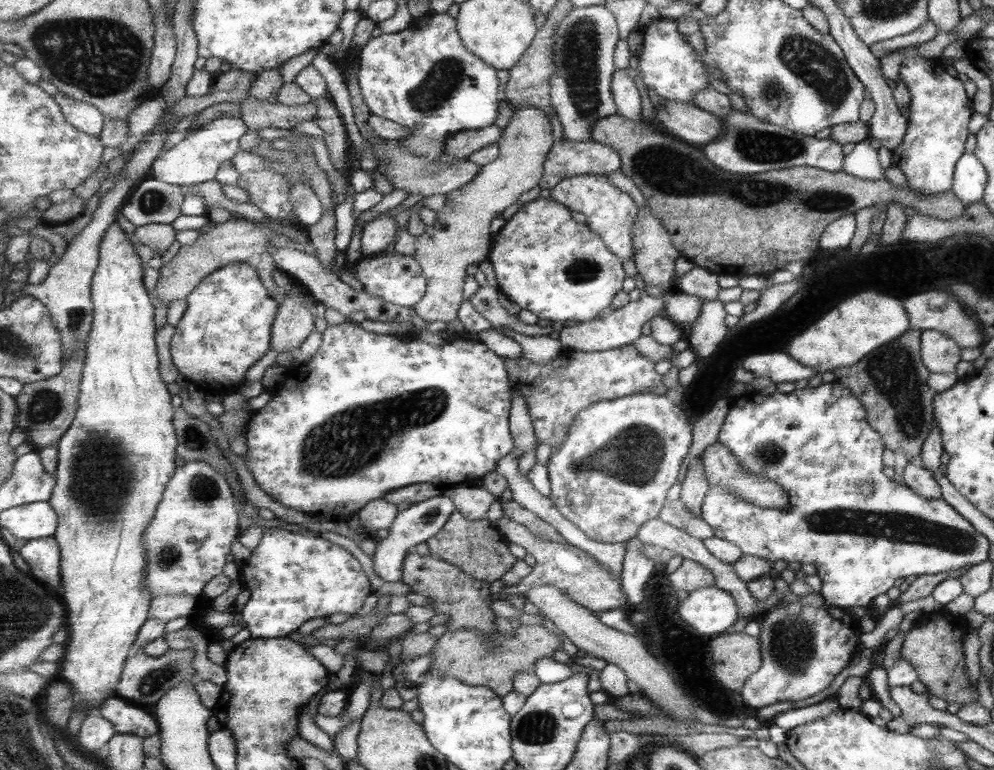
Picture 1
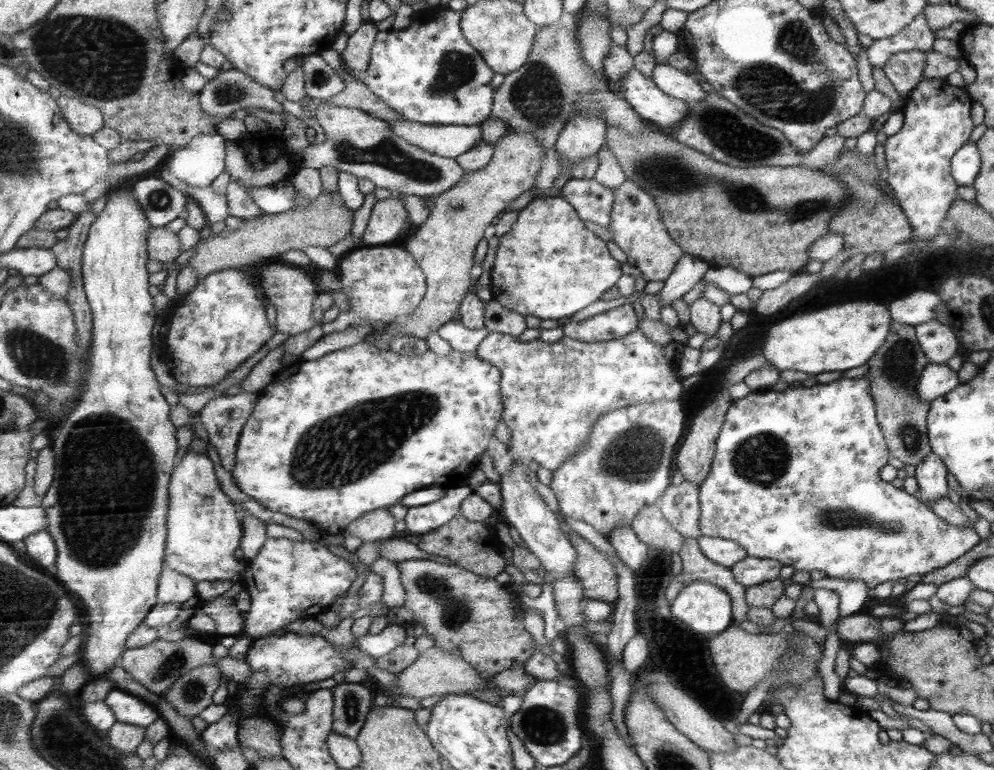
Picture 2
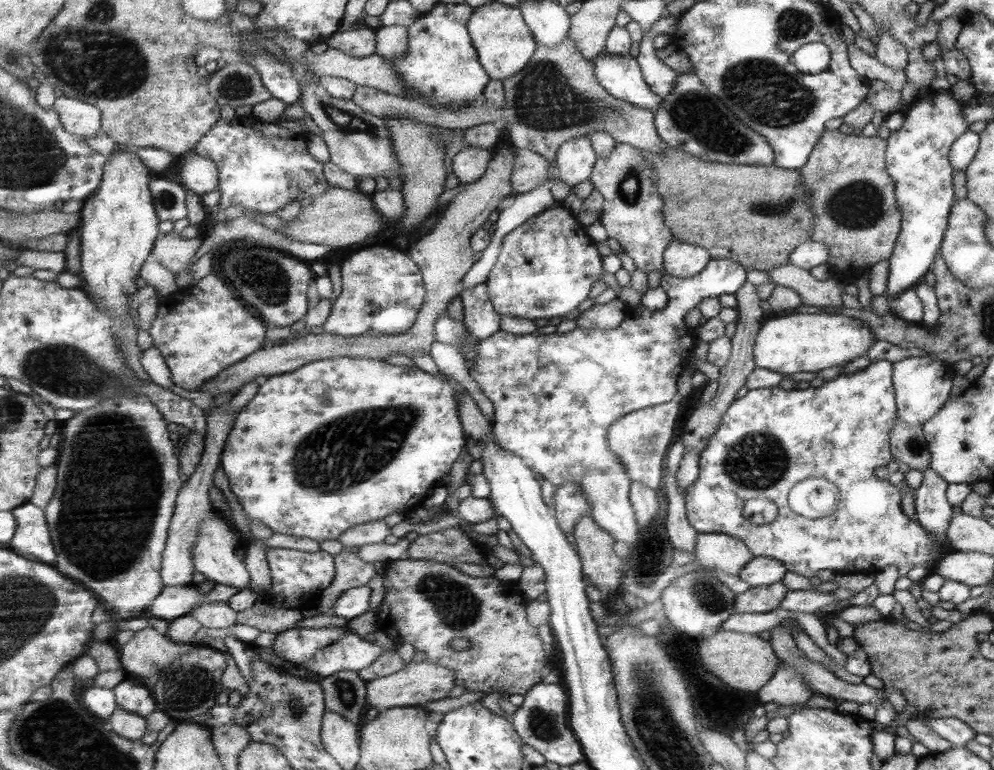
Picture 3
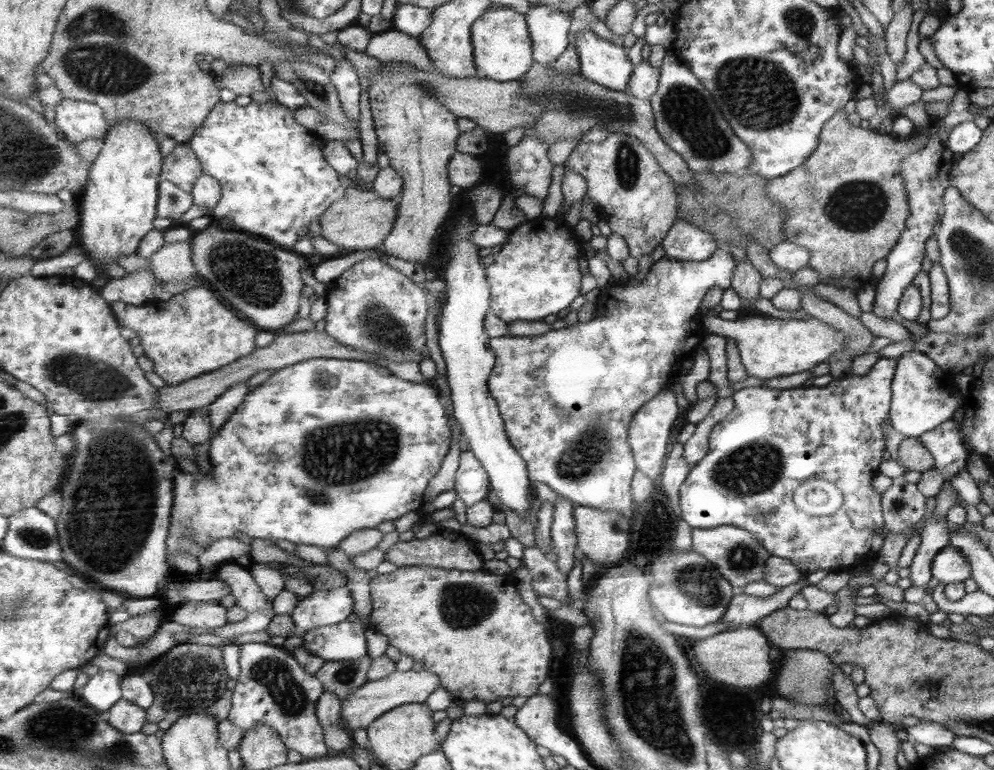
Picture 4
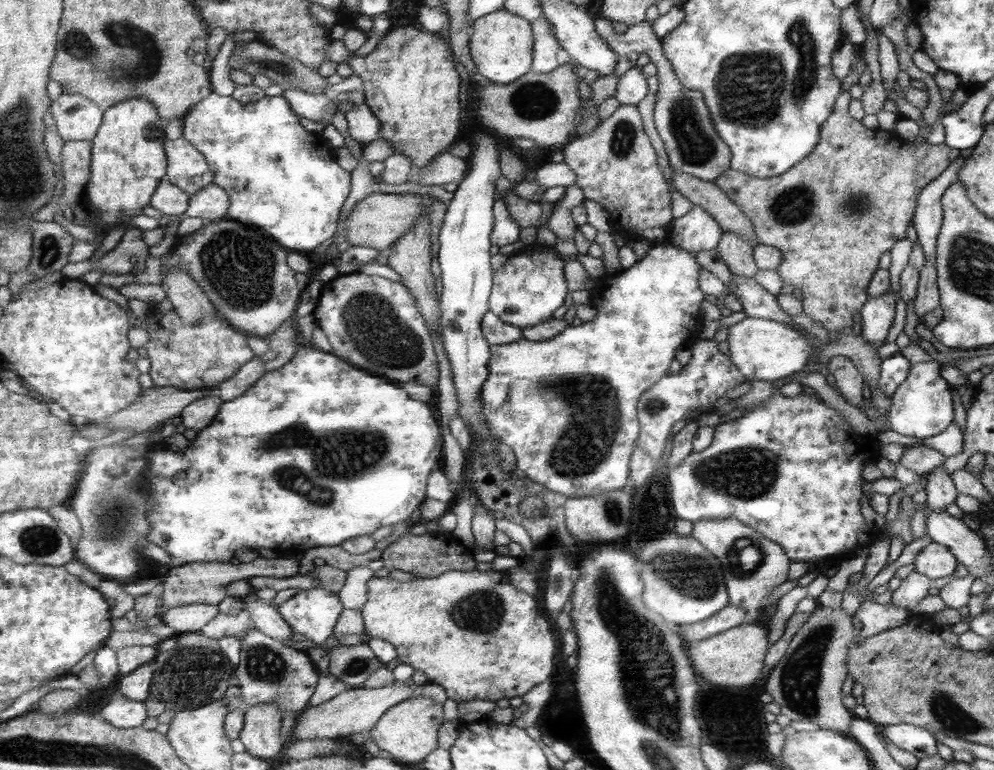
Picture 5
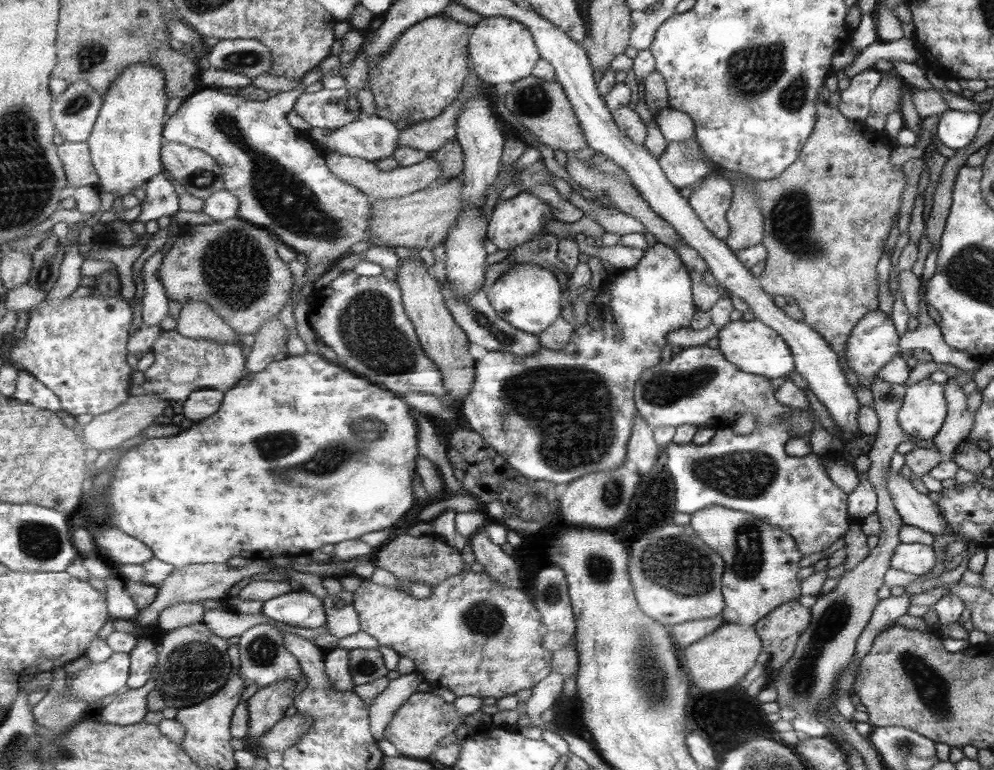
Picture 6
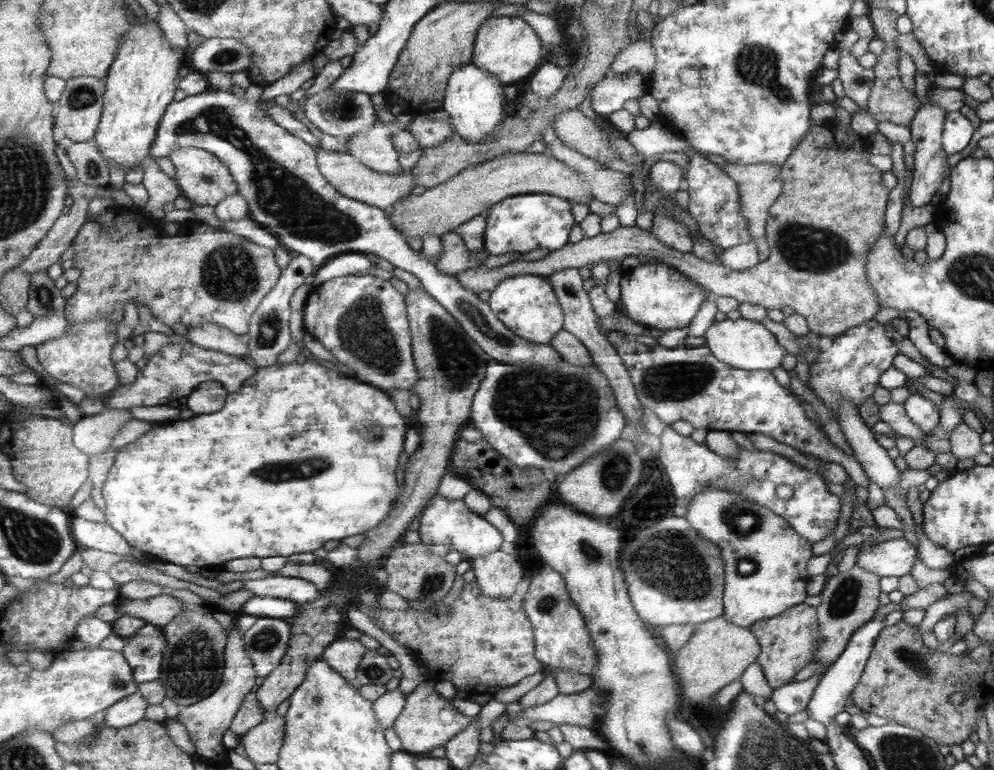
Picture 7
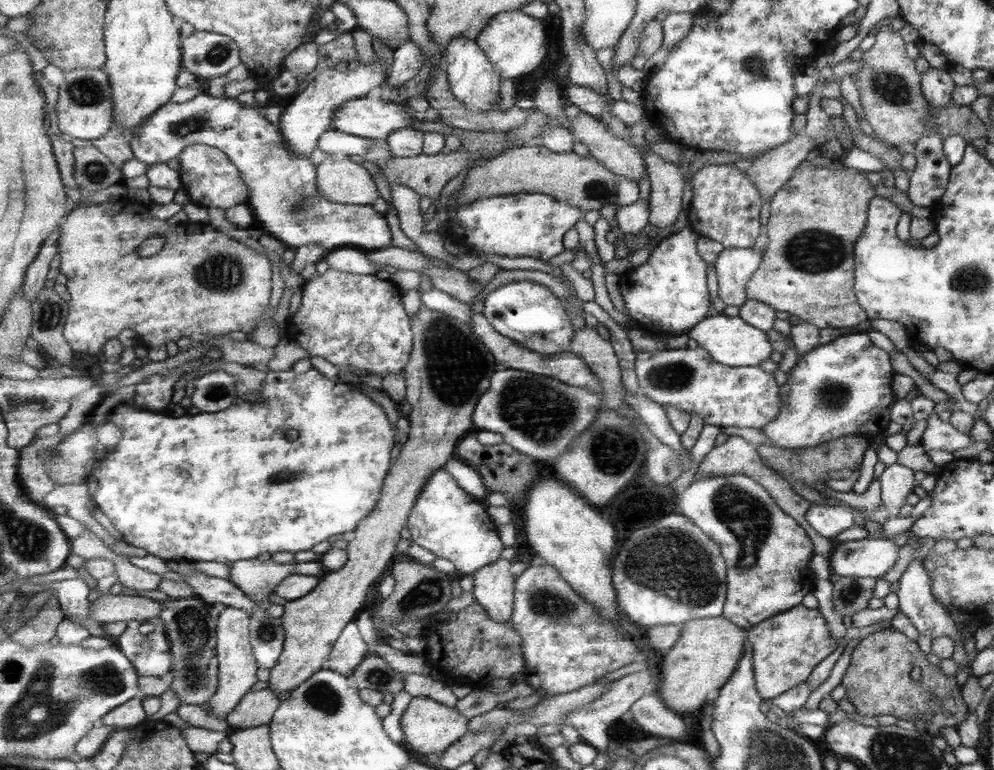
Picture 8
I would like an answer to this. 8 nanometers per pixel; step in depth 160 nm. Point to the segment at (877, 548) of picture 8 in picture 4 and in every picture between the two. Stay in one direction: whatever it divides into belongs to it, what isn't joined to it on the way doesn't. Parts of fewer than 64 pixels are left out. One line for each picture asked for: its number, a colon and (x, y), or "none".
4: (948, 566)
5: (933, 561)
6: (916, 559)
7: (895, 557)

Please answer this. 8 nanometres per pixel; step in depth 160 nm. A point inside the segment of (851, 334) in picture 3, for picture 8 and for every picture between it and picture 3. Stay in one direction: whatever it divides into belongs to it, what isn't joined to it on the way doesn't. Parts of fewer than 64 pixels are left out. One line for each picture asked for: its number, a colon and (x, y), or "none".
4: (768, 348)
5: (765, 350)
6: (752, 346)
7: (744, 344)
8: (731, 341)

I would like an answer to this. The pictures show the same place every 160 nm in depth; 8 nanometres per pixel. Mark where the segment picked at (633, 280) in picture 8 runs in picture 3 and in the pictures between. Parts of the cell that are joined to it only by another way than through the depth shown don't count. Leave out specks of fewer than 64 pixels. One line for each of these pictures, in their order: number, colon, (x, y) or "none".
3: (555, 396)
4: (569, 397)
5: (568, 407)
6: (558, 415)
7: (656, 295)

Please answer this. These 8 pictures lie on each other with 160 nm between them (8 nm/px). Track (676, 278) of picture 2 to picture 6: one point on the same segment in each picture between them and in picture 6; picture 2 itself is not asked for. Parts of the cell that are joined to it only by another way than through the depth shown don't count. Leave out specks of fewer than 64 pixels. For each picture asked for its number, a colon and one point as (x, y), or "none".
3: (680, 259)
4: (684, 241)
5: (696, 230)
6: (710, 202)

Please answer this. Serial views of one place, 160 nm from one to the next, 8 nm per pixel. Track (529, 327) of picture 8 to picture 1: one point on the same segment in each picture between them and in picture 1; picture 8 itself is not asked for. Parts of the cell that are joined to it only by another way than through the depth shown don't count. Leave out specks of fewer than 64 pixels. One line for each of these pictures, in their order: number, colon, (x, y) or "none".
1: (544, 261)
2: (550, 266)
3: (547, 267)
4: (536, 273)
5: (528, 289)
6: (530, 297)
7: (528, 304)

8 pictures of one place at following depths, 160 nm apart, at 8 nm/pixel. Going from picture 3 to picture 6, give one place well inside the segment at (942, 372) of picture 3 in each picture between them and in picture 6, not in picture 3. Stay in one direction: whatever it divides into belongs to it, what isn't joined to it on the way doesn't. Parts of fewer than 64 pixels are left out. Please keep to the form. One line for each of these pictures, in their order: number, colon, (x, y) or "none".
4: (923, 397)
5: (921, 406)
6: (923, 408)

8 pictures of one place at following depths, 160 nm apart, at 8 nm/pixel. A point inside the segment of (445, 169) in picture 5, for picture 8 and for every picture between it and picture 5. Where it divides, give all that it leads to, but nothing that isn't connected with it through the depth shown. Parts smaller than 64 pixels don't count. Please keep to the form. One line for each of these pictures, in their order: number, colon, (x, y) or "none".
6: (378, 184)
7: (347, 174)
8: (339, 179)

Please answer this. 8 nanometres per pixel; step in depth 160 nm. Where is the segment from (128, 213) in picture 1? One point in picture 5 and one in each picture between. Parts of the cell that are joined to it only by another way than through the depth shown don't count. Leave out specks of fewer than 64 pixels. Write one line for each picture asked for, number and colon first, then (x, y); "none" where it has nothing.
2: (163, 203)
3: (170, 198)
4: (173, 201)
5: (169, 199)

